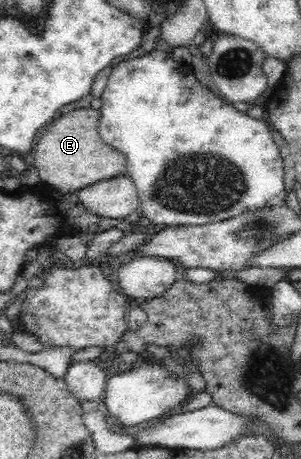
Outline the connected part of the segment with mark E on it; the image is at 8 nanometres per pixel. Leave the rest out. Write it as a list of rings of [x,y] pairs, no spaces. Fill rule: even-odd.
[[[91,107],[75,109],[52,120],[47,125],[51,128],[45,132],[45,136],[43,136],[43,130],[40,132],[31,152],[33,154],[31,162],[39,172],[43,184],[65,195],[95,182],[126,174],[127,163],[123,153],[116,151],[99,137],[97,130],[99,120],[99,110],[91,109]]]

